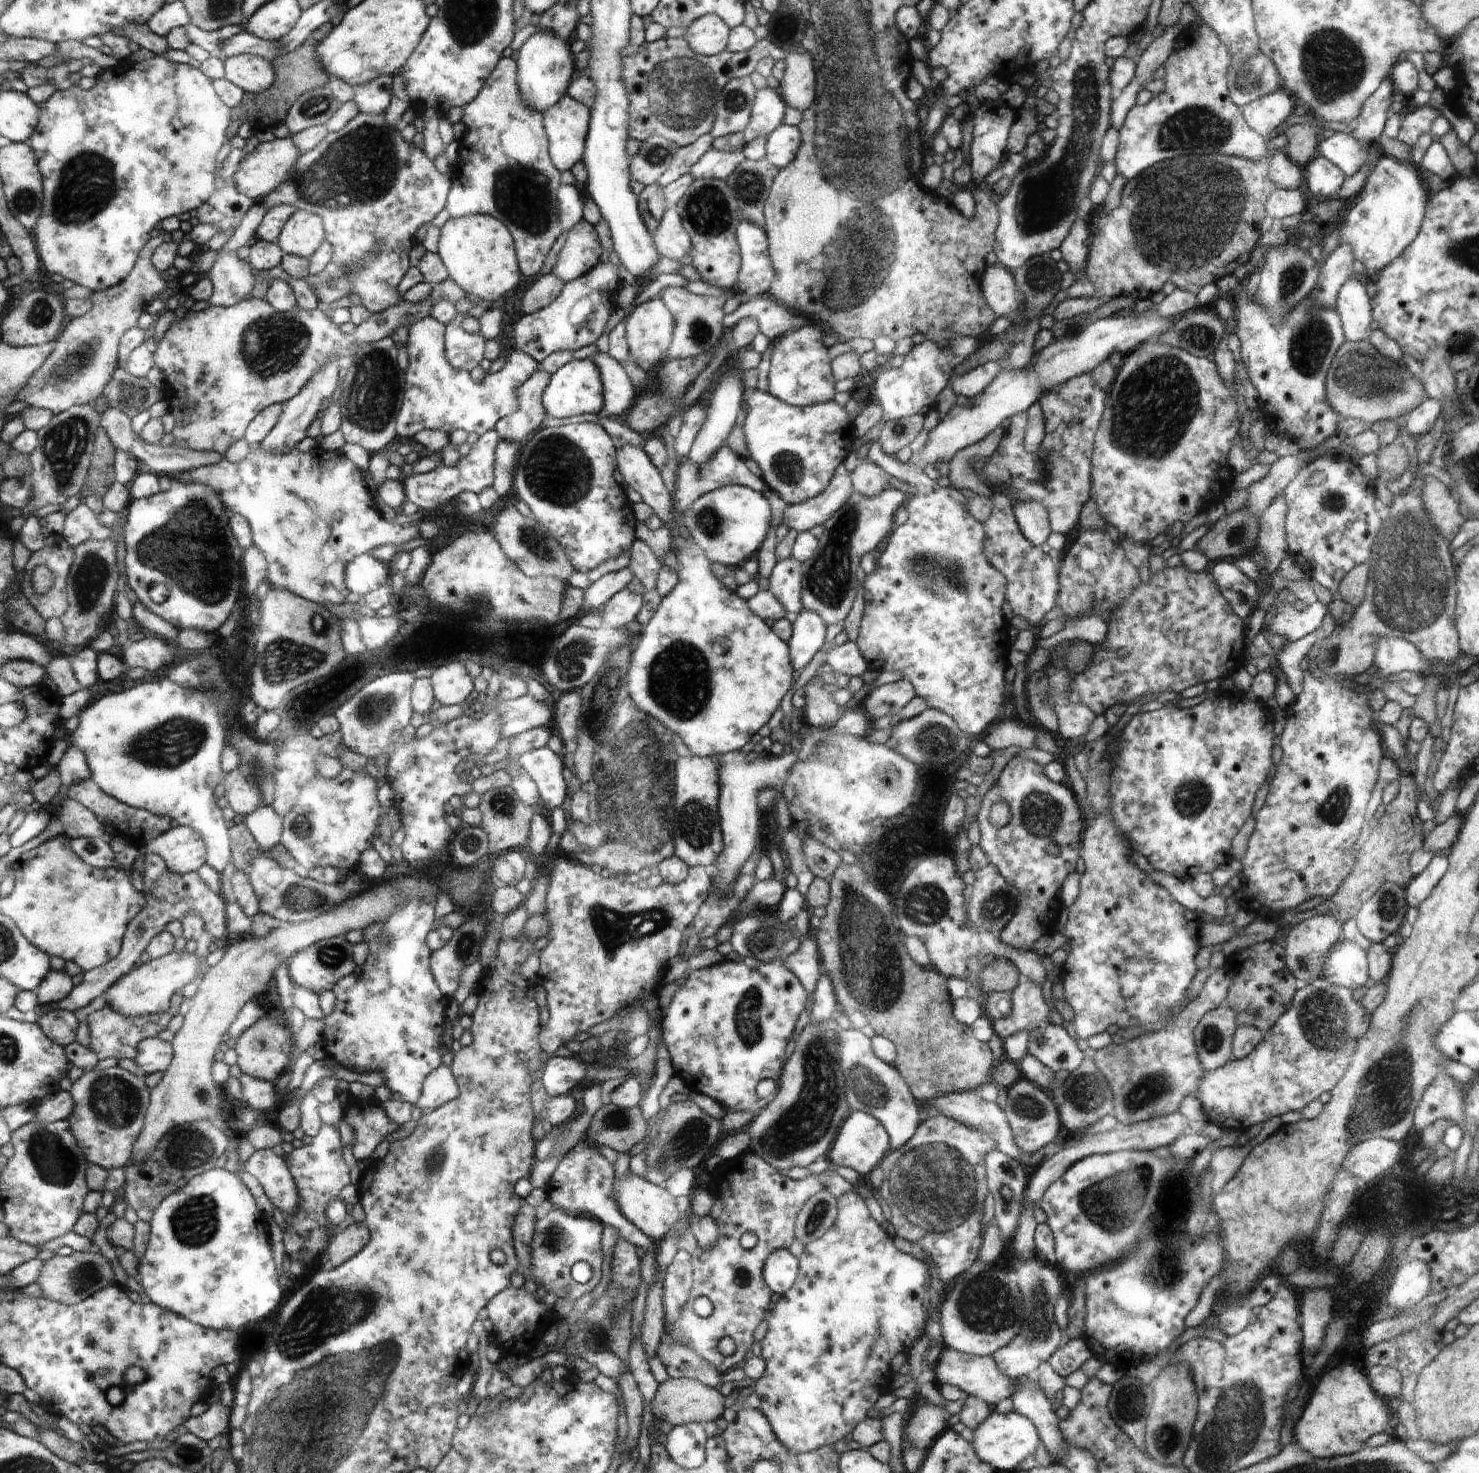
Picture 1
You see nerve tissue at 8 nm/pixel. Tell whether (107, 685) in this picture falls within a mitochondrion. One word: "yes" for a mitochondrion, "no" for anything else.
no

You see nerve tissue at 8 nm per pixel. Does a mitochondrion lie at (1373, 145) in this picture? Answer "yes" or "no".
no

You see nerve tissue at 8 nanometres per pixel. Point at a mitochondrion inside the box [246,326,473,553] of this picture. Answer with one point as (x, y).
(371, 397)

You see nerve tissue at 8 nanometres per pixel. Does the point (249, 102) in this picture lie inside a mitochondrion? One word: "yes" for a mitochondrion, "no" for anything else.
no

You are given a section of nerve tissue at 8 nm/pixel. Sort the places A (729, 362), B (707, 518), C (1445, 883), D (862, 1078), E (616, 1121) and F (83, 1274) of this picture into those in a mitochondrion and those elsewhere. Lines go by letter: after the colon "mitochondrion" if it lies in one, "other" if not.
A: other
B: mitochondrion
C: other
D: mitochondrion
E: mitochondrion
F: mitochondrion

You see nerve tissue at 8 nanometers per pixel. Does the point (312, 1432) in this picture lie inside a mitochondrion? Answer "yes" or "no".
yes

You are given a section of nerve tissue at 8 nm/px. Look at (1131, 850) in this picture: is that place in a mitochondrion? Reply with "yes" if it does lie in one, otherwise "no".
no

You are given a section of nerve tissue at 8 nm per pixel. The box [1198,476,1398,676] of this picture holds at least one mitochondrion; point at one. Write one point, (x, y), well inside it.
(1334, 502)

